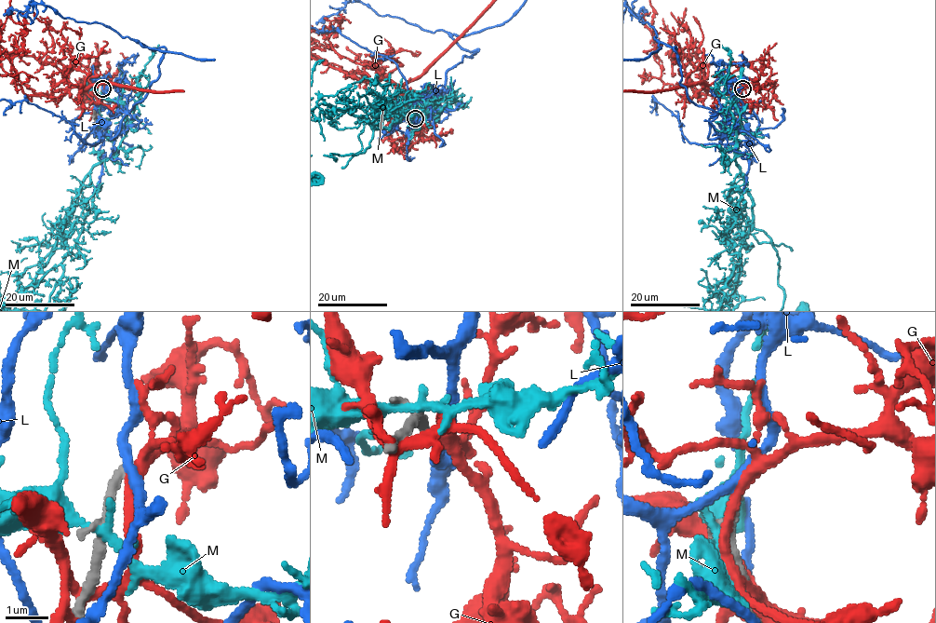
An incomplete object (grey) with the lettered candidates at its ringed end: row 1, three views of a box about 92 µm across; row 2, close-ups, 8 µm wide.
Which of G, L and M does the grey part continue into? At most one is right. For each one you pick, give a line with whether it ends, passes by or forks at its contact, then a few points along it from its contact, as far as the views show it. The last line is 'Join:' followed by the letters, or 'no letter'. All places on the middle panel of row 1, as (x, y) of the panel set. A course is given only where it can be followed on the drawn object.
Join: no letter

